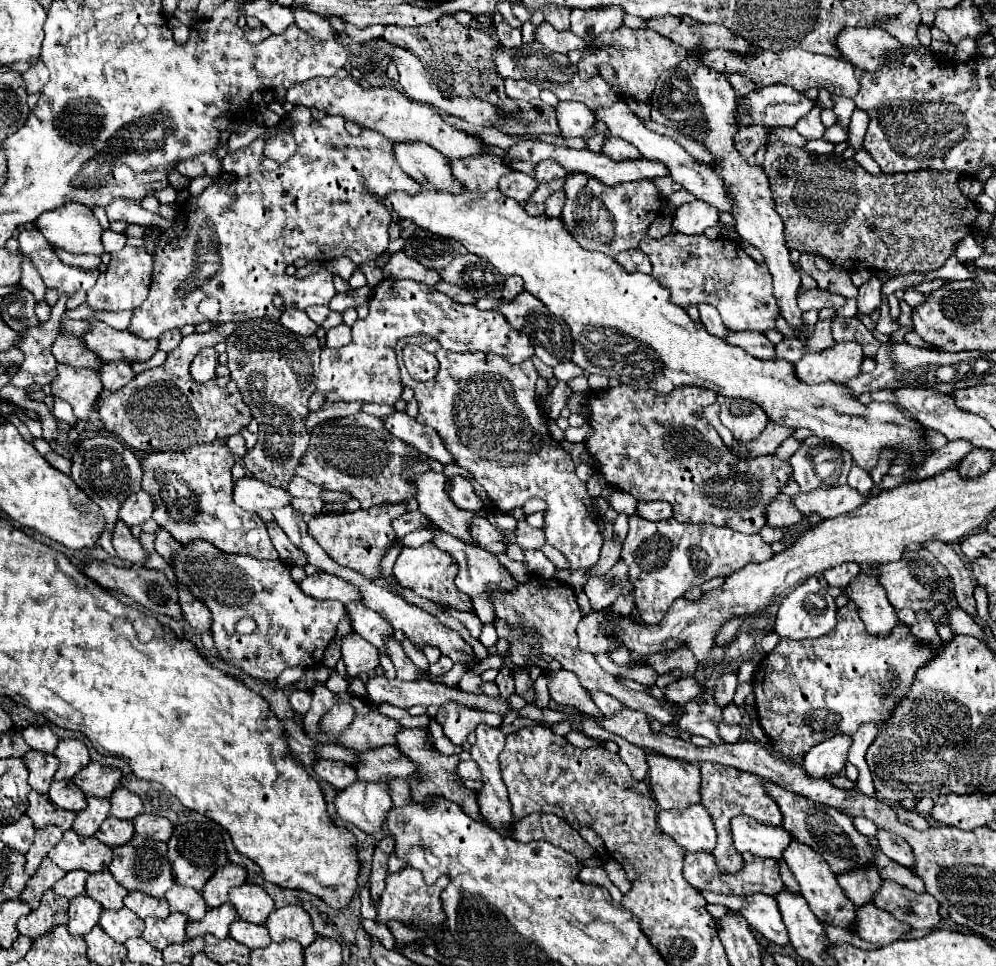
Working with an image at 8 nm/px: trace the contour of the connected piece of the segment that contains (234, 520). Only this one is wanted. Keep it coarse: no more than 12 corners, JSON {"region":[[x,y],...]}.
{"region":[[218,444],[148,454],[152,518],[182,546],[276,560]]}

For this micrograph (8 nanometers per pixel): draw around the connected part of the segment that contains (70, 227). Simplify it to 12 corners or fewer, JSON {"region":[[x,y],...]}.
{"region":[[70,202],[36,220],[70,254],[104,254],[92,208]]}

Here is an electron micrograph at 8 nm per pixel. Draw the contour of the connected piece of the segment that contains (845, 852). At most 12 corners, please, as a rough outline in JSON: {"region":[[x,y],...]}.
{"region":[[766,780],[782,828],[834,874],[874,864],[848,814]]}

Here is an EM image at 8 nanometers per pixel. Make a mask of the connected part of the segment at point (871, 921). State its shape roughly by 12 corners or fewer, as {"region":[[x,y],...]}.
{"region":[[874,904],[856,910],[854,932],[880,948],[902,940],[910,924]]}

